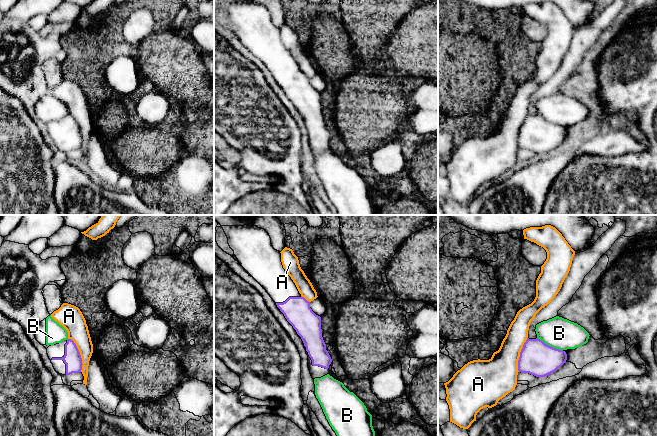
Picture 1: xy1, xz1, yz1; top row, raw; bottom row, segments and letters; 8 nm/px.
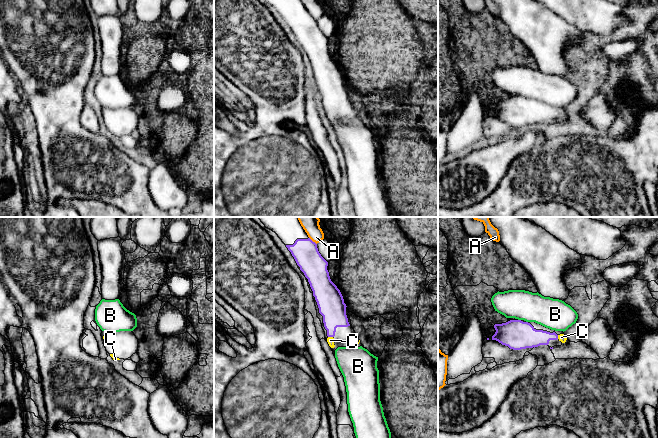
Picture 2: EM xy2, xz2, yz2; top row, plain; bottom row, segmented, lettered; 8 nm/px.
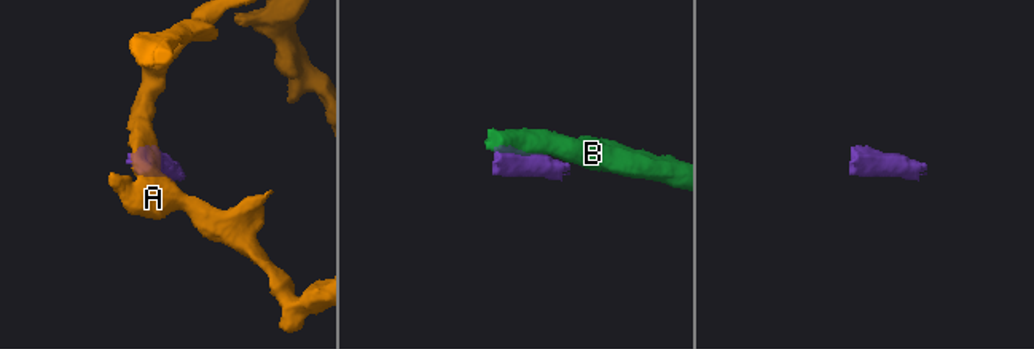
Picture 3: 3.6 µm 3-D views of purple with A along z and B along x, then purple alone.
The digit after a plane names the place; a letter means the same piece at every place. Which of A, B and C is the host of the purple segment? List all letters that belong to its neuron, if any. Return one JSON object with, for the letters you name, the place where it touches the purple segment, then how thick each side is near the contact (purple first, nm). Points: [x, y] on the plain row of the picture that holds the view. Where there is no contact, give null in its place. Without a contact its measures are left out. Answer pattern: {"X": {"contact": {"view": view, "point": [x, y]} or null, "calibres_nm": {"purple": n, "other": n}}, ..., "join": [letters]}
{"C": {"contact": {"view": "xz2", "point": [330, 112]}, "calibres_nm": {"purple": 220, "other": 60}}, "join": ["C"]}

